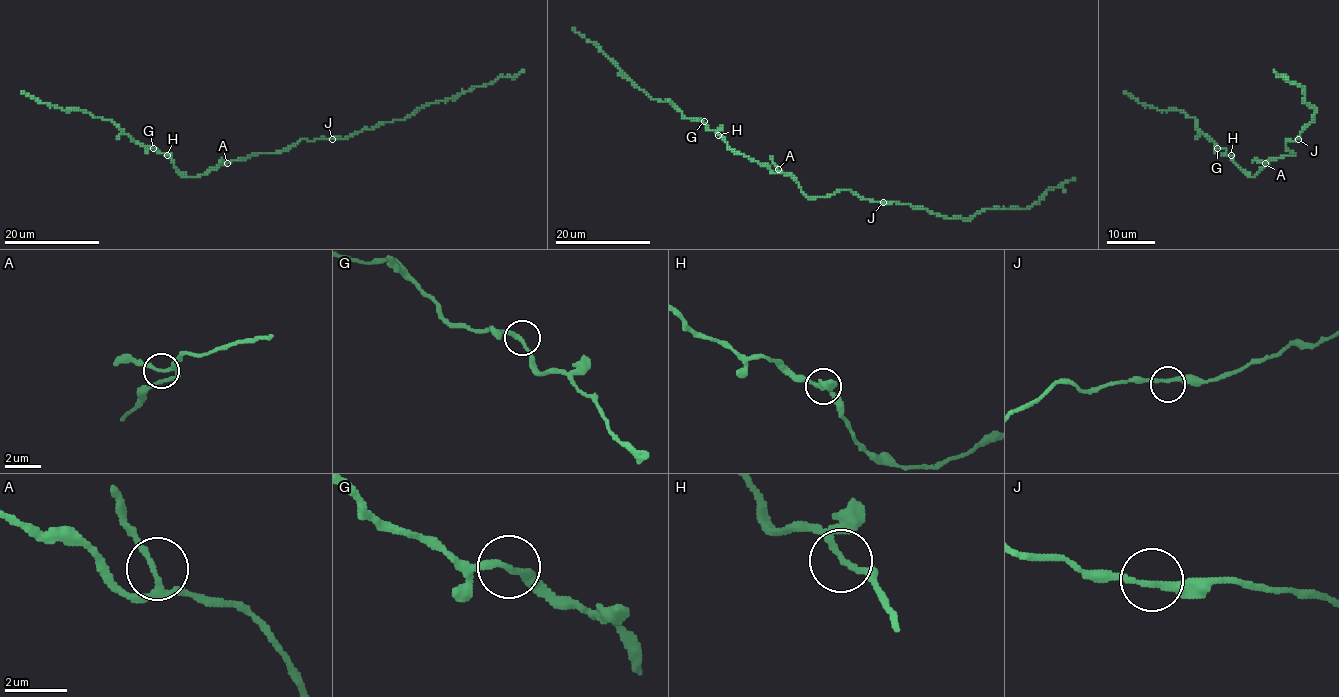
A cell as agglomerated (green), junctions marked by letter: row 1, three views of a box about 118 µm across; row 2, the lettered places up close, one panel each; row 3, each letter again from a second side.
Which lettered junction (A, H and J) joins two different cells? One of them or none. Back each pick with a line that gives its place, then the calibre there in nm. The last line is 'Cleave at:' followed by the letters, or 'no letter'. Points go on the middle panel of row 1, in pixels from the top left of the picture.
Cleave at: no letter

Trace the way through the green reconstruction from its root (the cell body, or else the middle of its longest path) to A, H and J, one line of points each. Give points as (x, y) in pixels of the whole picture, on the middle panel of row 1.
A: (802, 191), (790, 175), (778, 169)
H: (802, 191), (790, 175), (773, 172), (766, 165), (735, 153), (718, 135)
J: (802, 191), (808, 197), (816, 199), (840, 190), (850, 190), (863, 199), (883, 202)

